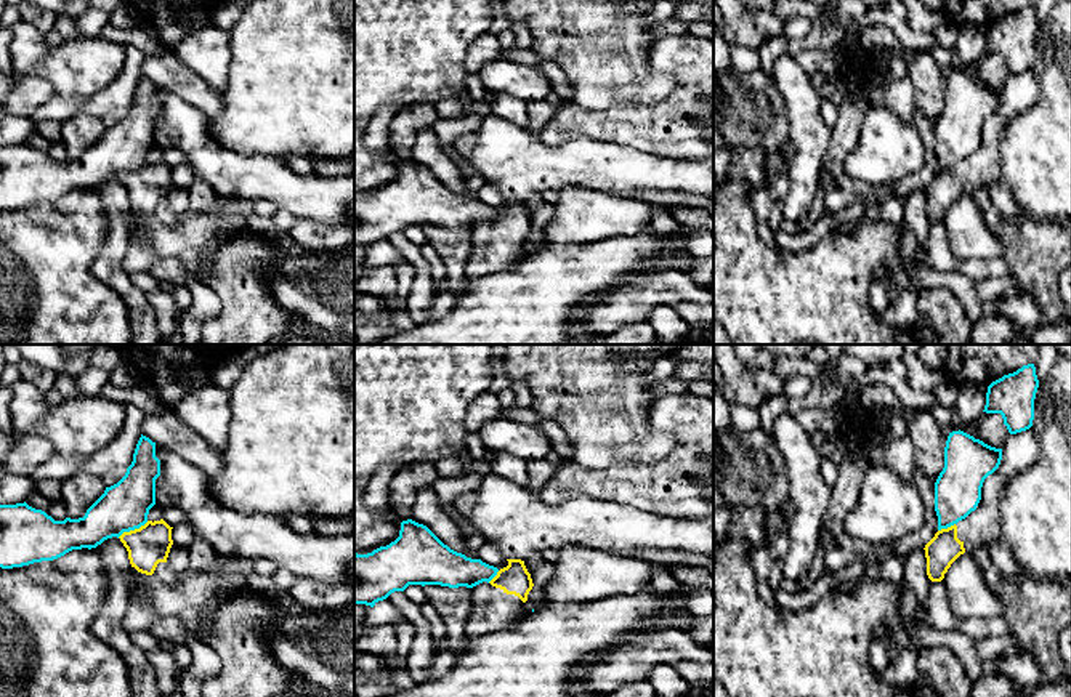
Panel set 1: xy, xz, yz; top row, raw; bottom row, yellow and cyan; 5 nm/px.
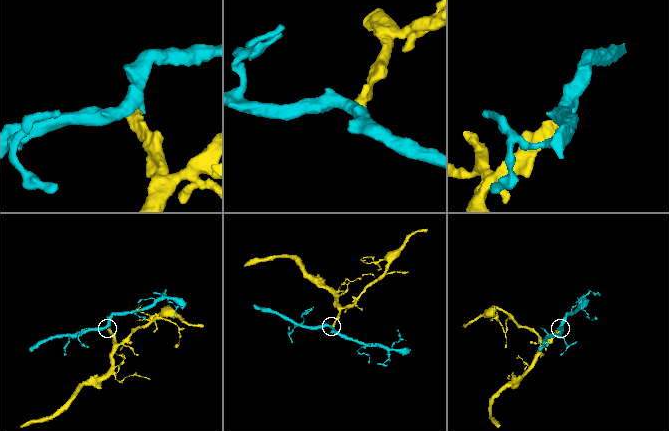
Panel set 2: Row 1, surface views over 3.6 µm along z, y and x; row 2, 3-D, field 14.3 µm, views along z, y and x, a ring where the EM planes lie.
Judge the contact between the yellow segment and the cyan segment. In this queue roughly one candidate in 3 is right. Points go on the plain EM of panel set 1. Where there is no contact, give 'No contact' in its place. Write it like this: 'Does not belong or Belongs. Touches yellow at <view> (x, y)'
Does not belong. Touches yellow at xy (132, 172)

